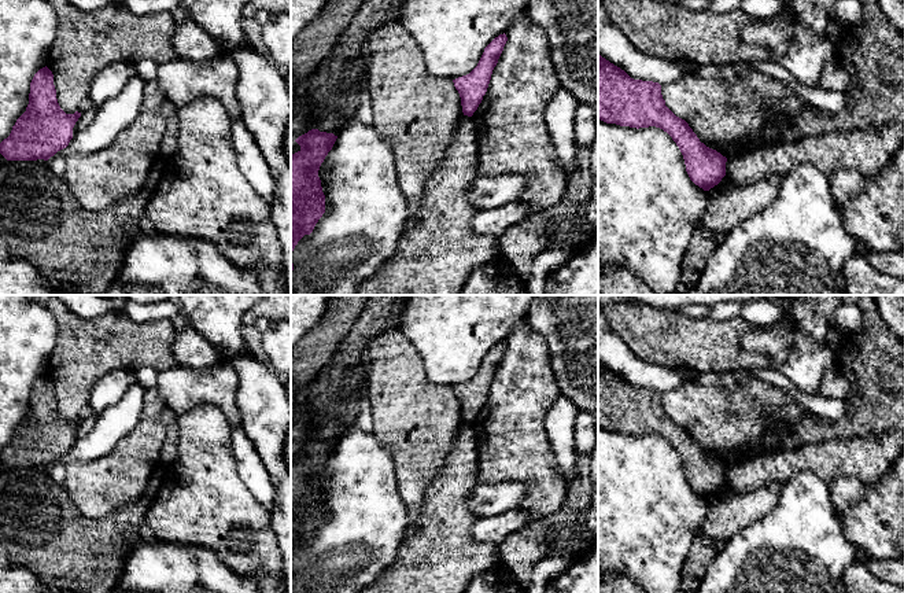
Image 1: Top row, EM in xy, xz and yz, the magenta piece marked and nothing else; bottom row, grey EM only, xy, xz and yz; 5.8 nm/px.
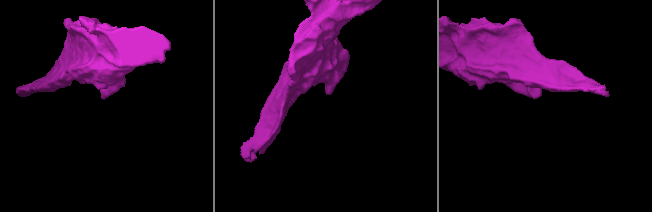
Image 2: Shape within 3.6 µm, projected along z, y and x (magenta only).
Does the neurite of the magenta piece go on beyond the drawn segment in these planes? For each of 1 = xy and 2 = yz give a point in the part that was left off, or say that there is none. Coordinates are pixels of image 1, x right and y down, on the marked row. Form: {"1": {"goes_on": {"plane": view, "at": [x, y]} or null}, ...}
{"1": {"goes_on": null}, "2": {"goes_on": null}}

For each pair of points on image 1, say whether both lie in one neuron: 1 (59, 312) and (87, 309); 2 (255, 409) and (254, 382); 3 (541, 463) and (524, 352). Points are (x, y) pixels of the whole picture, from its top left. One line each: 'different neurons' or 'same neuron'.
1: different neurons
2: same neuron
3: same neuron

